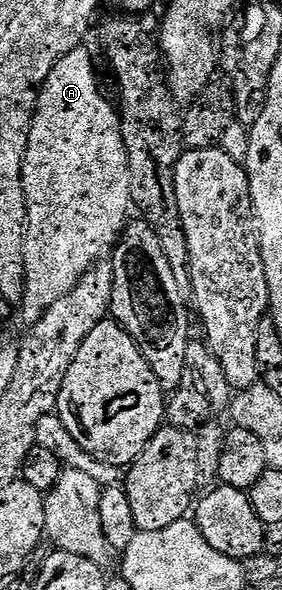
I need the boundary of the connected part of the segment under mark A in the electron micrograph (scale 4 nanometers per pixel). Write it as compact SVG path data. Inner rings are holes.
M82 45L78 49L66 53L66 57L62 57L56 62L54 69L50 69L50 77L46 77L43 87L40 88L40 96L36 102L36 112L32 118L32 128L28 134L28 148L24 158L24 200L28 203L28 234L24 248L24 274L26 278L23 306L43 309L66 297L78 285L80 278L92 270L116 247L125 230L130 219L128 210L131 212L134 204L132 201L132 174L128 164L128 150L120 132L120 120L117 108L113 104L111 107L107 97L100 92L100 83L96 80L96 67L92 64L92 55L87 51L87 46Z

